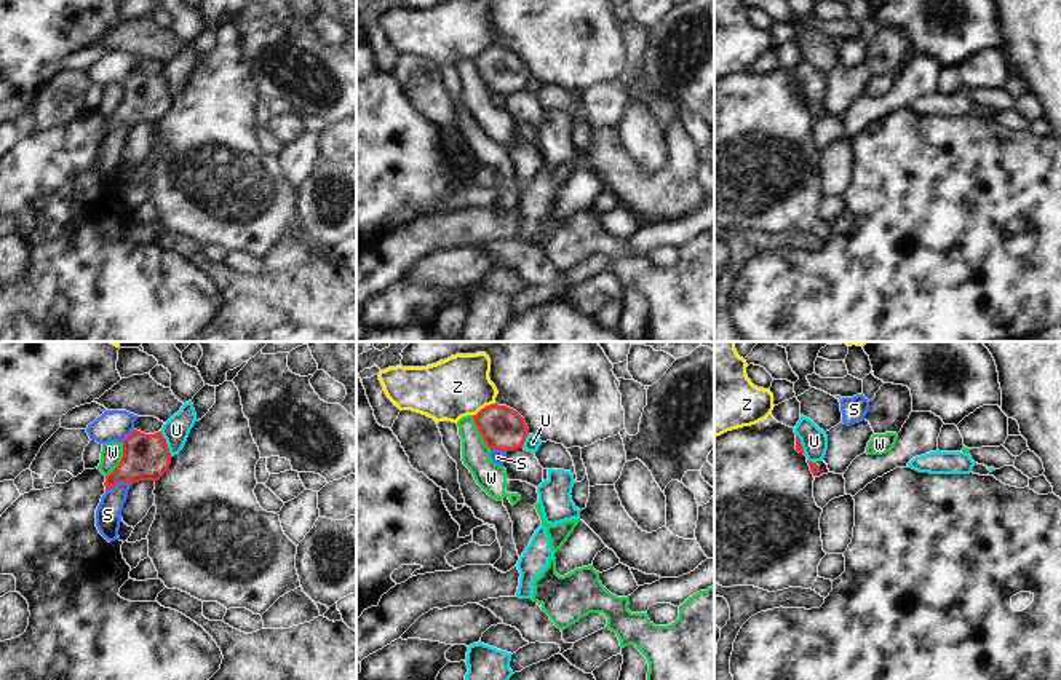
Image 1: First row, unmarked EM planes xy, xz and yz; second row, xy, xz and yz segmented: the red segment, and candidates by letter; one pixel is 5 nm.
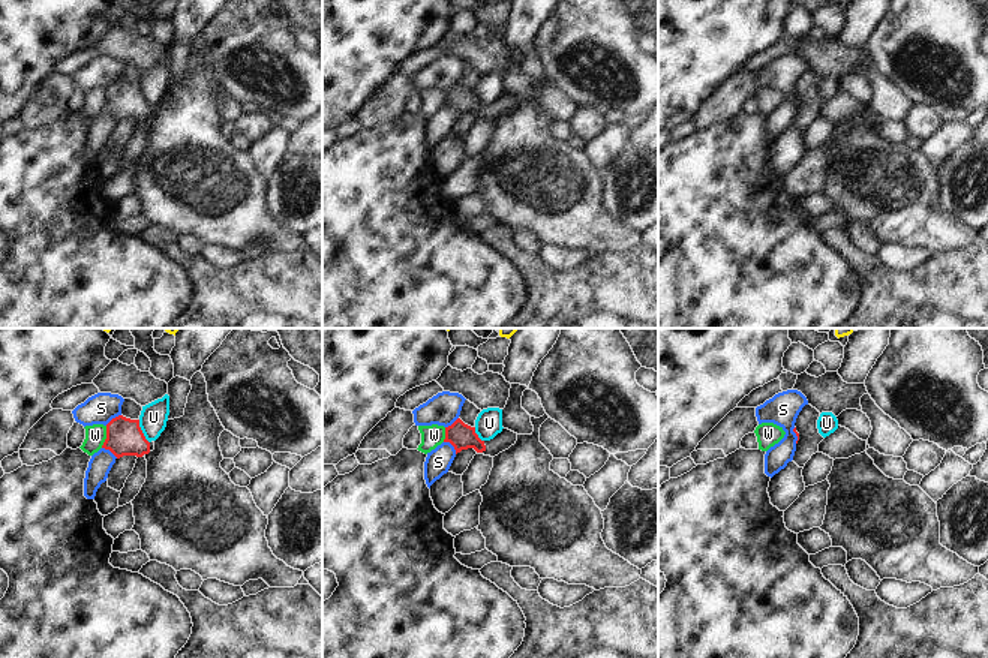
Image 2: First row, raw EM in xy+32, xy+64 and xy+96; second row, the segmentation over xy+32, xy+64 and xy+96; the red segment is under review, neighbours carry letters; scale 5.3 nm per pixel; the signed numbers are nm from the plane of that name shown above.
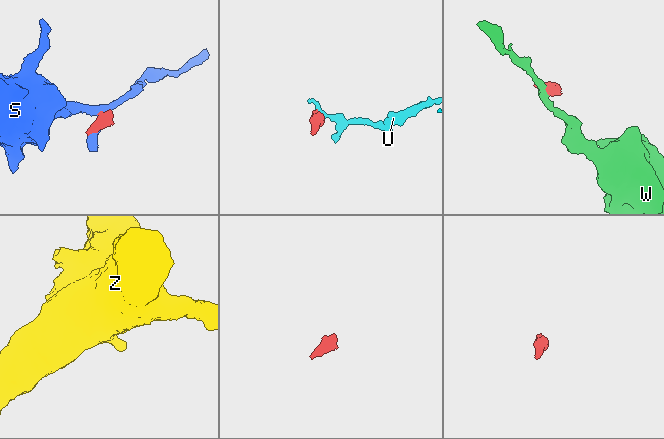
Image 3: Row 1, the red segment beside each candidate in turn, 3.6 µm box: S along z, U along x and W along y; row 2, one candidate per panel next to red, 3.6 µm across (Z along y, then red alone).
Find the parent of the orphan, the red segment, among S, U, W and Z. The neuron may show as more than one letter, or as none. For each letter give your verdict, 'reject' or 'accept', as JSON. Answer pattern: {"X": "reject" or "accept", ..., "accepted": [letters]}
{"S": "reject", "U": "reject", "W": "reject", "Z": "reject", "accepted": []}

